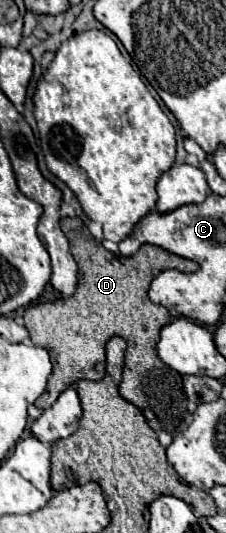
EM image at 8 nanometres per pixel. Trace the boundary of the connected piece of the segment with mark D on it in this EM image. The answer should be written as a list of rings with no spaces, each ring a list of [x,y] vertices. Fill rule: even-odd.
[[[73,217],[61,219],[61,229],[69,239],[71,253],[79,267],[79,283],[71,297],[57,299],[53,303],[41,303],[27,307],[23,313],[25,327],[31,335],[31,343],[43,349],[49,349],[53,361],[53,373],[49,375],[45,392],[35,401],[37,409],[49,409],[63,387],[61,383],[77,383],[79,379],[99,381],[105,377],[105,343],[109,337],[123,337],[127,341],[127,355],[123,367],[123,381],[119,393],[129,403],[137,405],[149,427],[159,431],[179,431],[187,419],[187,395],[183,391],[181,375],[167,367],[155,351],[159,341],[159,331],[171,321],[171,315],[165,307],[151,303],[147,297],[149,285],[165,269],[181,269],[190,273],[199,269],[195,261],[183,259],[179,255],[167,253],[155,245],[143,245],[131,257],[119,257],[91,237],[87,225]],[[91,351],[91,355],[89,355]]]

